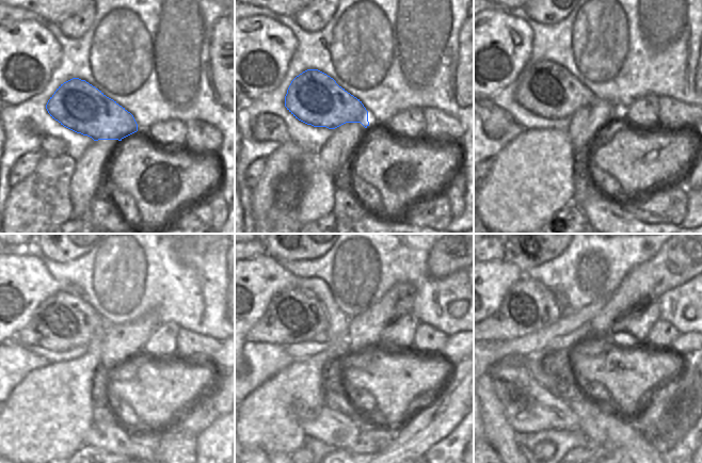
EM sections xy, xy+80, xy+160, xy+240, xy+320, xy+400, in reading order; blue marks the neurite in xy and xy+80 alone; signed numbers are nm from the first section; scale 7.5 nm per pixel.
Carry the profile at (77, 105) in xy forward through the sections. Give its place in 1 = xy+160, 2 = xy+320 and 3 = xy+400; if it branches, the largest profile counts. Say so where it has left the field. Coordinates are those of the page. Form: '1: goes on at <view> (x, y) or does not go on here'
1: goes on at xy+160 (545, 89)
2: goes on at xy+320 (293, 316)
3: goes on at xy+400 (528, 305)

